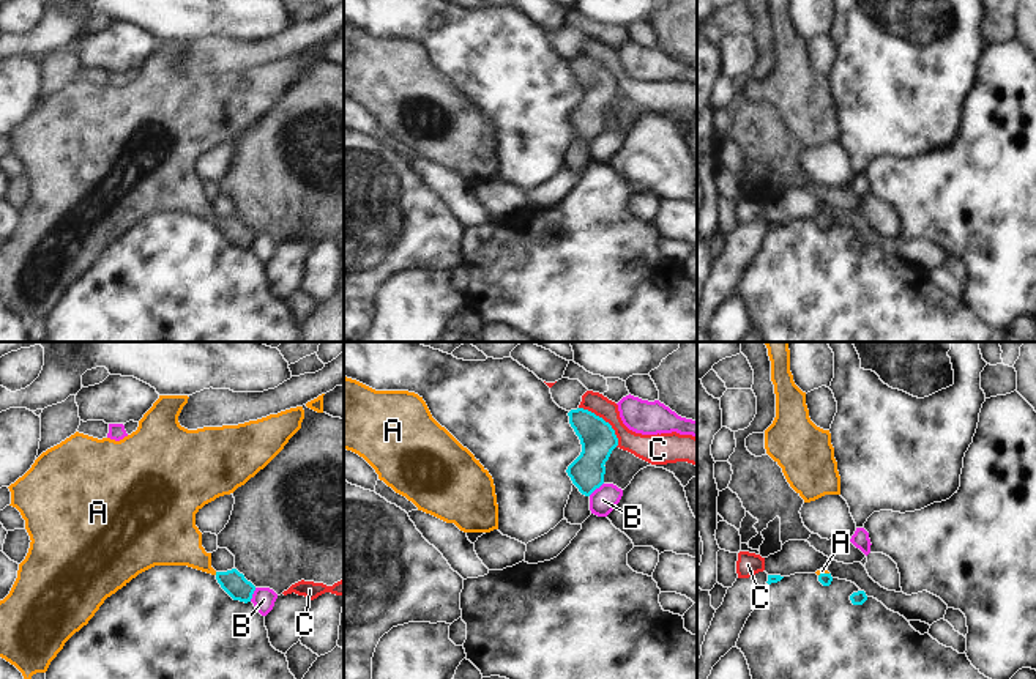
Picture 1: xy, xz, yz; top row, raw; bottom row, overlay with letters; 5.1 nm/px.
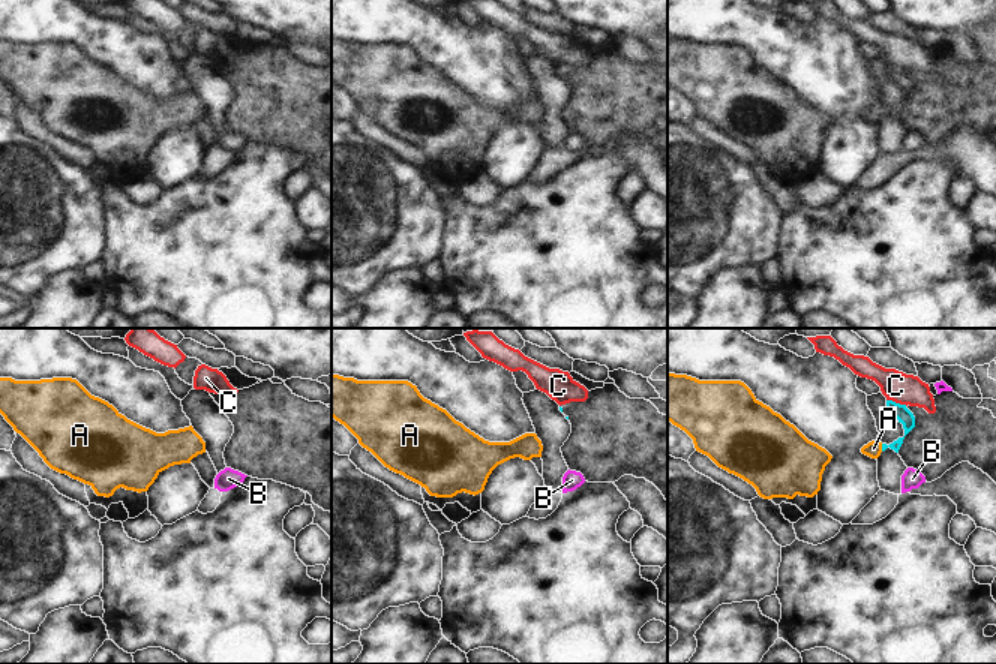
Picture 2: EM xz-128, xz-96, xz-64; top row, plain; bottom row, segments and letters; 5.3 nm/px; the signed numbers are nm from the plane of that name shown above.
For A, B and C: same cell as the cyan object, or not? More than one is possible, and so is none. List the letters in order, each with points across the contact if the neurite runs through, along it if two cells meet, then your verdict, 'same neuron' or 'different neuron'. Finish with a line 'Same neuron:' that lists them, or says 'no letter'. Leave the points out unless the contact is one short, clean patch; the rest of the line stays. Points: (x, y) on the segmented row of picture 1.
A: way yz (825, 578), (823, 574), (822, 571); same neuron
B: different neuron
C: border xz (579, 407), (601, 416), (614, 430), (618, 445); different neuron
Same neuron: A

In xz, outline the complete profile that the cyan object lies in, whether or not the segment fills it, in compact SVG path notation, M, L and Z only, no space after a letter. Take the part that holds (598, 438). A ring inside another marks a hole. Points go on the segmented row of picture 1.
M571 410L568 416L580 440L582 452L568 466L566 473L579 492L590 496L604 484L604 465L618 446L618 438L609 422L588 410Z

